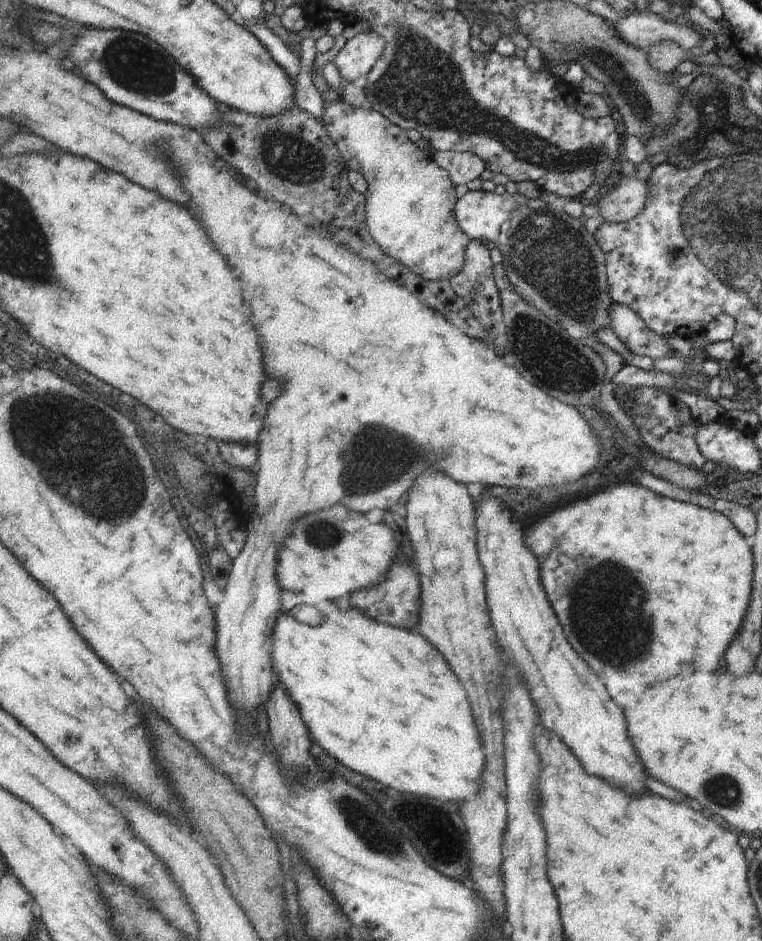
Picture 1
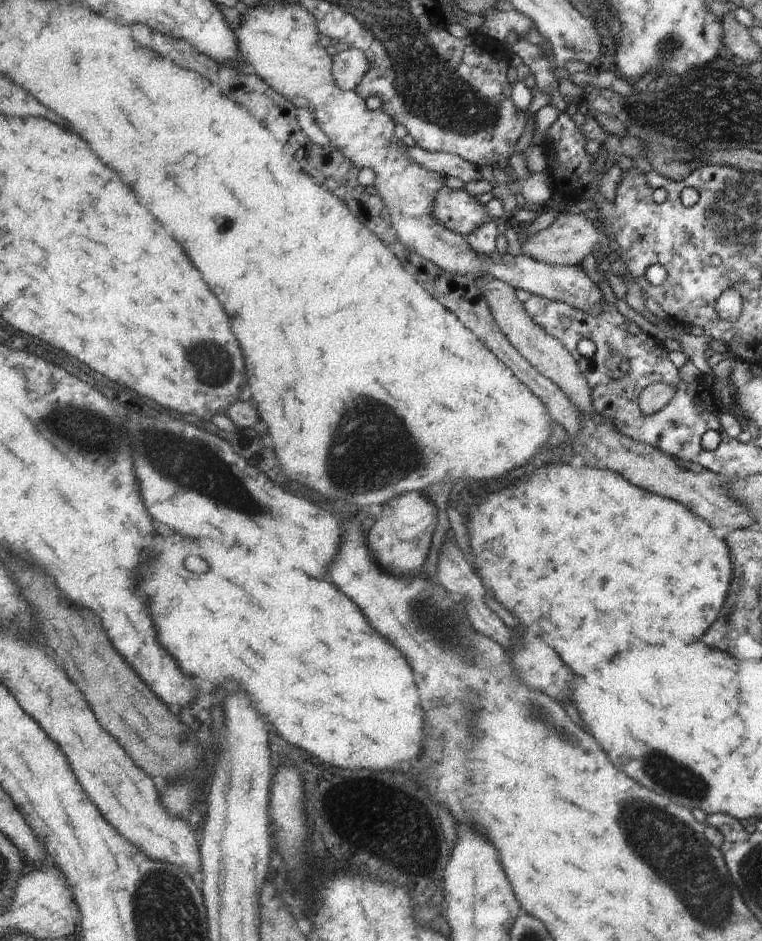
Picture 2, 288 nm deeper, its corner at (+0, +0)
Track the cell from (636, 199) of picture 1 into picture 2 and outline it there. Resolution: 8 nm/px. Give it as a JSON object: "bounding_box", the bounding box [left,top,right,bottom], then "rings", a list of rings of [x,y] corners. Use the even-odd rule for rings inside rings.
{"bounding_box":[521,214,603,266],"rings":[[[561,214],[559,218],[555,218],[555,222],[547,230],[533,236],[533,240],[523,244],[521,248],[525,256],[531,256],[551,266],[581,266],[585,256],[589,252],[597,252],[601,242],[603,242],[603,236],[601,236],[599,222],[587,220],[585,214]]]}

